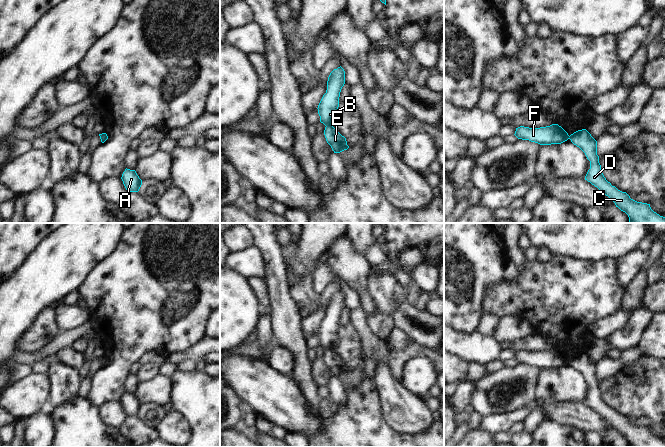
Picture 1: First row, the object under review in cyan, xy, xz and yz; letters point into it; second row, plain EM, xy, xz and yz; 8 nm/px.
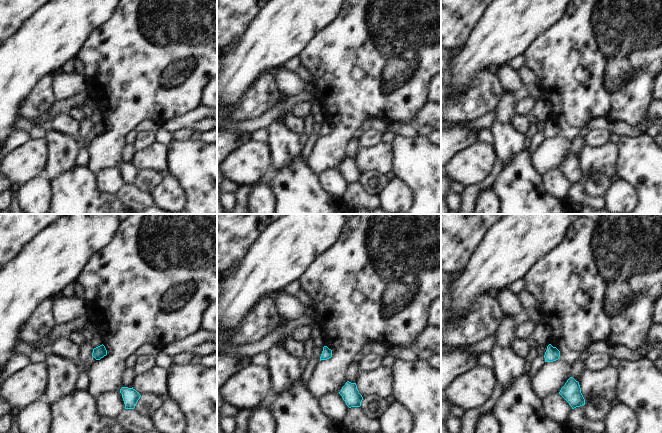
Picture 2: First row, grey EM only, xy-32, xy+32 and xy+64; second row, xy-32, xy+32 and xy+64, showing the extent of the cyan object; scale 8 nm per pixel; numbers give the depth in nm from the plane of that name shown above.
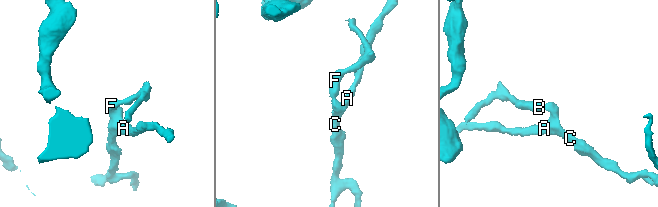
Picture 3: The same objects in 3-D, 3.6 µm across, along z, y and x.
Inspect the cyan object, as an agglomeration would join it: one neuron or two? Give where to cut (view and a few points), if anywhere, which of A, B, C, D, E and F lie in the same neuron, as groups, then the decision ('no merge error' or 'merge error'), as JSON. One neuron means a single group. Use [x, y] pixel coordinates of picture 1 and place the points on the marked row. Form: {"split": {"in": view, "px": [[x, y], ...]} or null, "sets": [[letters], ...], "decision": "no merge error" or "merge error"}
{"split": {"in": "xz", "px": [[331, 123], [326, 126]]}, "sets": [["A", "C", "D", "E"], ["B", "F"]], "decision": "merge error"}

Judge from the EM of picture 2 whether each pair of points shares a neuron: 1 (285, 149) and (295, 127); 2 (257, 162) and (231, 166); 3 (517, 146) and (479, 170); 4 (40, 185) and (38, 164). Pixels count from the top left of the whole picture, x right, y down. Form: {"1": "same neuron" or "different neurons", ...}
{"1": "different neurons", "2": "same neuron", "3": "different neurons", "4": "different neurons"}

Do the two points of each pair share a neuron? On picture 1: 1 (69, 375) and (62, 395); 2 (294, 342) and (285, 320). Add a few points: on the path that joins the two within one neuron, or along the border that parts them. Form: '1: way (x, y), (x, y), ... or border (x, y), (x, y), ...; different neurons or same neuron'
1: way (66, 380), (64, 390); same neuron
2: way (291, 337), (288, 332), (288, 325); same neuron

